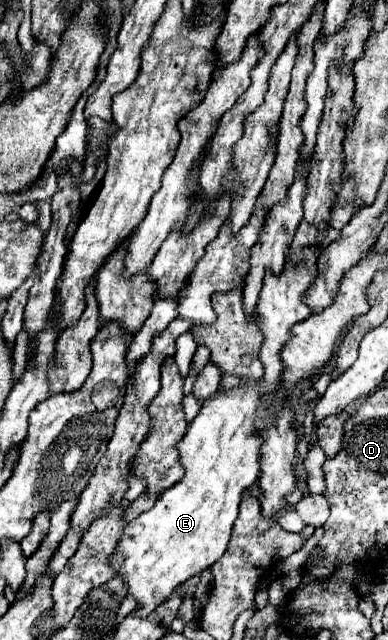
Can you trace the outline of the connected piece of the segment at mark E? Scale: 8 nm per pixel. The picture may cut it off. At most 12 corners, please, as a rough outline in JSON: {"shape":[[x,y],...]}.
{"shape":[[259,382],[203,402],[185,476],[111,566],[149,616],[223,556],[261,476]]}

